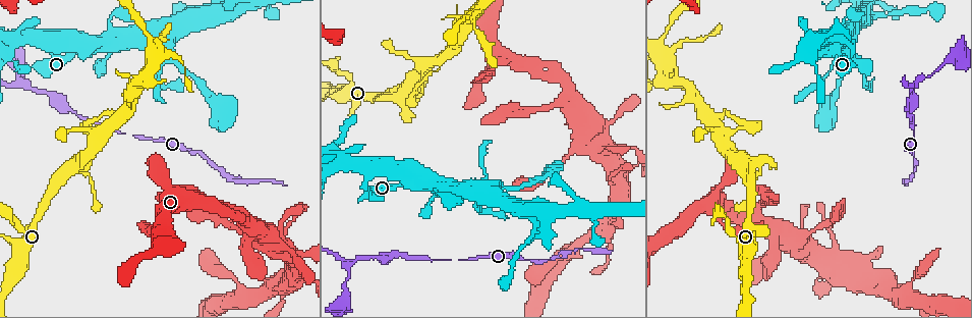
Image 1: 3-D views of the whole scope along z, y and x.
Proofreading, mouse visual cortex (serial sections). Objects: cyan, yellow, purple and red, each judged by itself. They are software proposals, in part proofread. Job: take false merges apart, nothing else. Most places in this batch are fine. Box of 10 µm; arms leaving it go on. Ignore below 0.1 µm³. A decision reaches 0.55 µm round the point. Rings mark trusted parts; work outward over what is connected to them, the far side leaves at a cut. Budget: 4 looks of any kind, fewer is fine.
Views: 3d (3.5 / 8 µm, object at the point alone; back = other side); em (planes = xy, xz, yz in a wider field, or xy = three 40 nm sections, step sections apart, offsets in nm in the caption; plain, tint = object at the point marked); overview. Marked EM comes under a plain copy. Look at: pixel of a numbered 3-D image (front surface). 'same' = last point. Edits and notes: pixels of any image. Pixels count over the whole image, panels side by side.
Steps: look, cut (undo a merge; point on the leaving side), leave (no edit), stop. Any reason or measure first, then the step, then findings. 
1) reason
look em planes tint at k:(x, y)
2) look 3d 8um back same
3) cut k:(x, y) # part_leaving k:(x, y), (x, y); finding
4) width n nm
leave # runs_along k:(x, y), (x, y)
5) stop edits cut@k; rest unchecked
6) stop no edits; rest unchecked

a fork
look 3d 8um at 1:(71, 170)

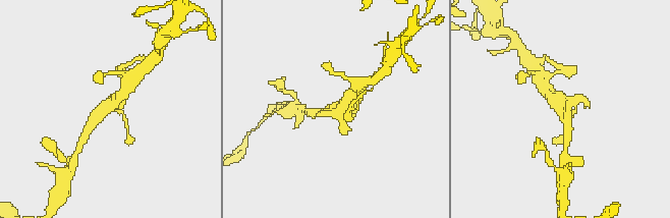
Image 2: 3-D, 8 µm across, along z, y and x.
look em xy step 5 tint same

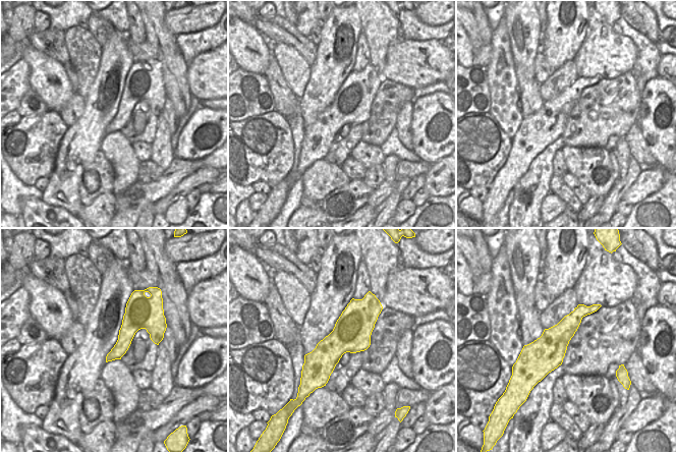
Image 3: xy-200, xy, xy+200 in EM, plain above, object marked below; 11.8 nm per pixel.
width 440 nm
leave # runs_along 2:(86, 130), (116, 98), (125, 93); all the same cell

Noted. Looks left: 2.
a narrow waist
look em planes tint at 1:(132, 135)

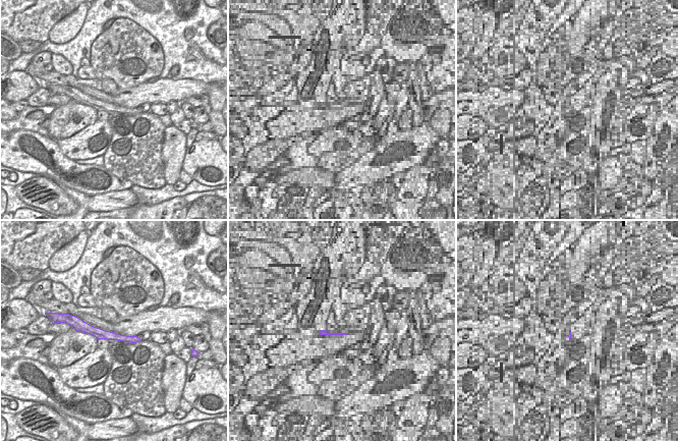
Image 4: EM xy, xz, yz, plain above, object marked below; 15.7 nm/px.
wider look
look 3d 3.5um same

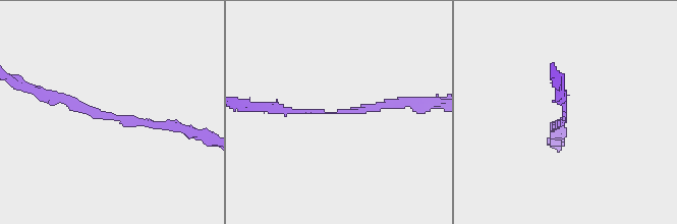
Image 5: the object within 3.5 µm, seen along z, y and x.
width 160 nm
leave # runs_along 5:(177, 126), (93, 117), (49, 98); one cell here

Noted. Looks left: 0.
stop no edits; rest unchecked

